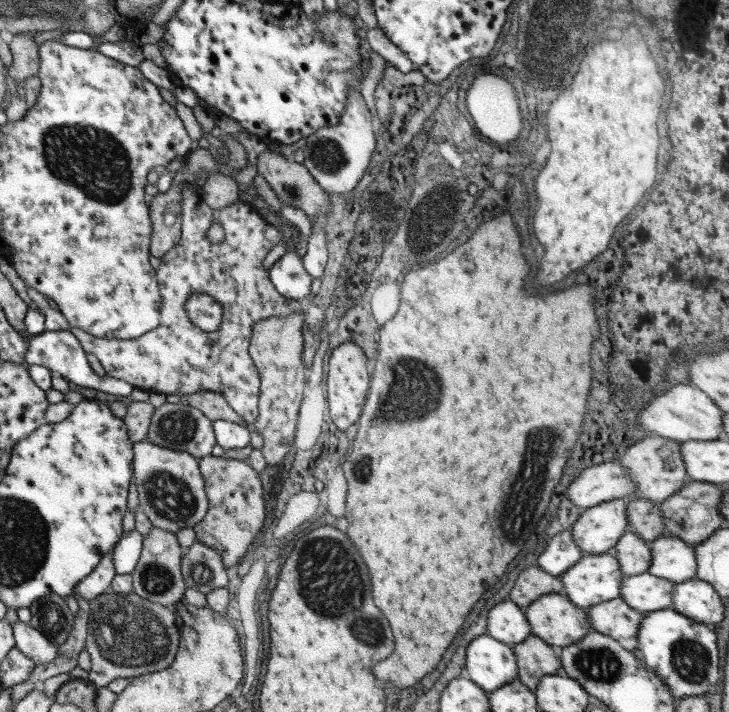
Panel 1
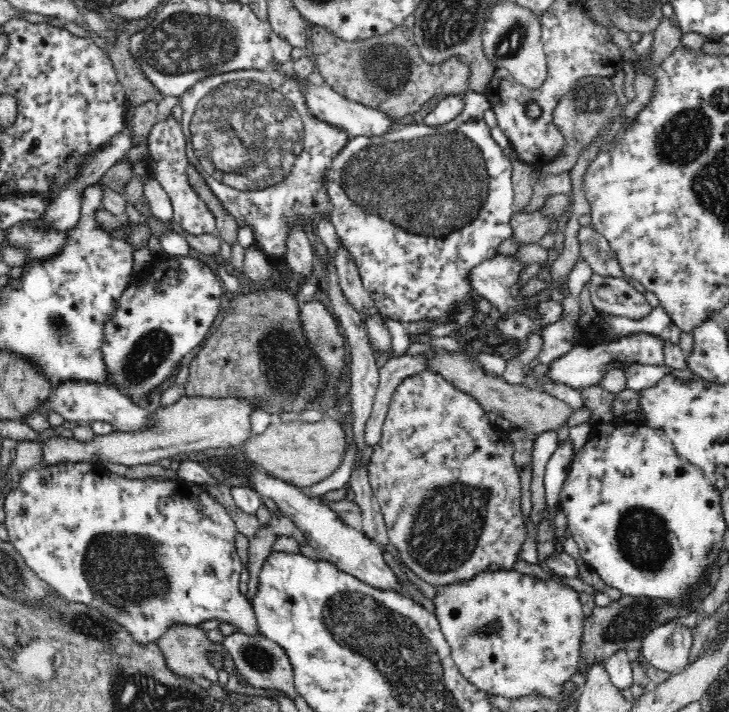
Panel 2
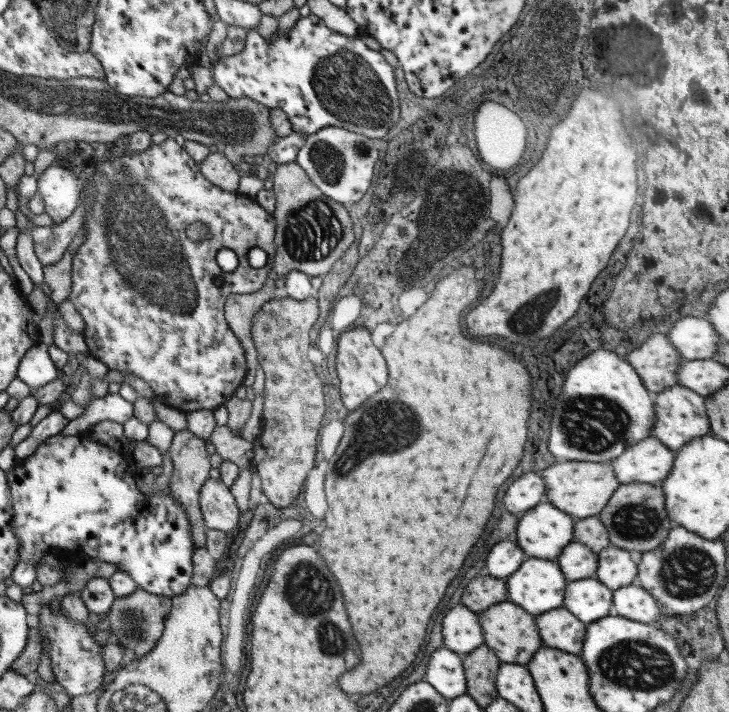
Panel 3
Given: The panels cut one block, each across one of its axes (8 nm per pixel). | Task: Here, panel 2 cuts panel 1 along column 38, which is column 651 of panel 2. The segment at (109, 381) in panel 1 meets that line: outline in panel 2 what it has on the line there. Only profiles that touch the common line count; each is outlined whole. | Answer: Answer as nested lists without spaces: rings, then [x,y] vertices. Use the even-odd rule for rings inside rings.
[[[657,330],[653,333],[632,332],[621,340],[593,345],[590,342],[579,343],[562,357],[551,362],[547,375],[556,382],[561,382],[572,388],[598,385],[605,374],[614,368],[625,368],[633,364],[652,364],[662,366],[665,364],[665,350],[667,338]]]

